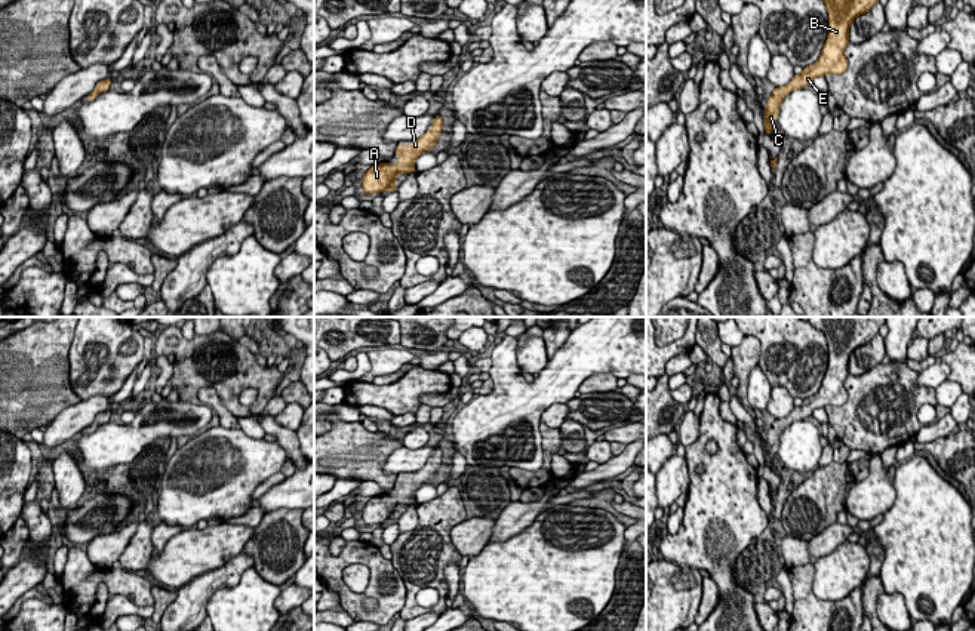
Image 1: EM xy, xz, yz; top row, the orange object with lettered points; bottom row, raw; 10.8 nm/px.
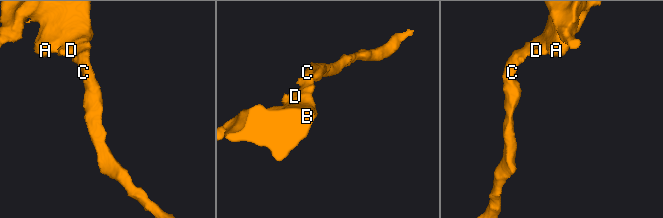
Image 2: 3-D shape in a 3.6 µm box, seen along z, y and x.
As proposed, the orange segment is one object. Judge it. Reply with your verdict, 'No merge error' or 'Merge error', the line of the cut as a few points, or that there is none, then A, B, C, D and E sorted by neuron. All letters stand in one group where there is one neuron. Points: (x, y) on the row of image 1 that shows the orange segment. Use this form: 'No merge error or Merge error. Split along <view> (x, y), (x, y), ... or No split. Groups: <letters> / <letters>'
No merge error. No split. Groups: A B C D E

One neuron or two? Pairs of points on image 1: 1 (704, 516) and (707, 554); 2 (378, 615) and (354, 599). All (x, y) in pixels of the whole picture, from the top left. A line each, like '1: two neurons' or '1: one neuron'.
1: one neuron
2: one neuron

